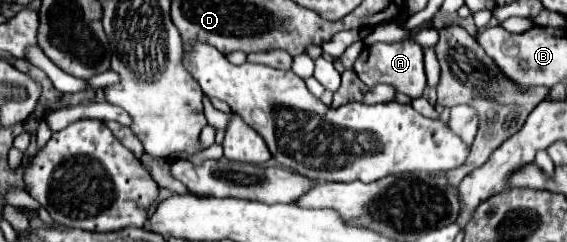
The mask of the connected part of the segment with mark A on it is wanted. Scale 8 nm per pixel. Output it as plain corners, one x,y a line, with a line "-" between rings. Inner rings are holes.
408,39
398,41
398,43
374,43
374,45
368,45
362,49
362,53
358,55
358,59
354,63
354,71
360,77
360,81
366,83
368,87
378,85
378,83
388,83
396,91
414,99
414,97
420,97
426,89
422,57
424,57
422,45
408,41

